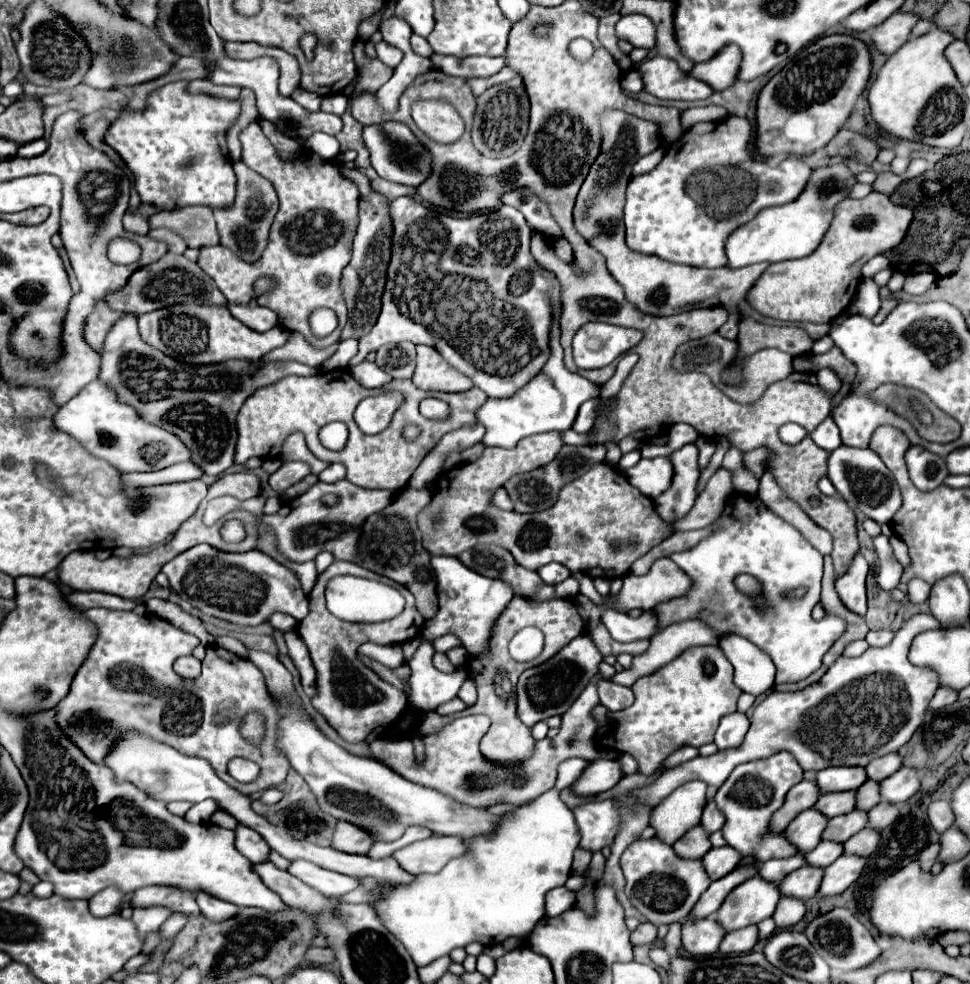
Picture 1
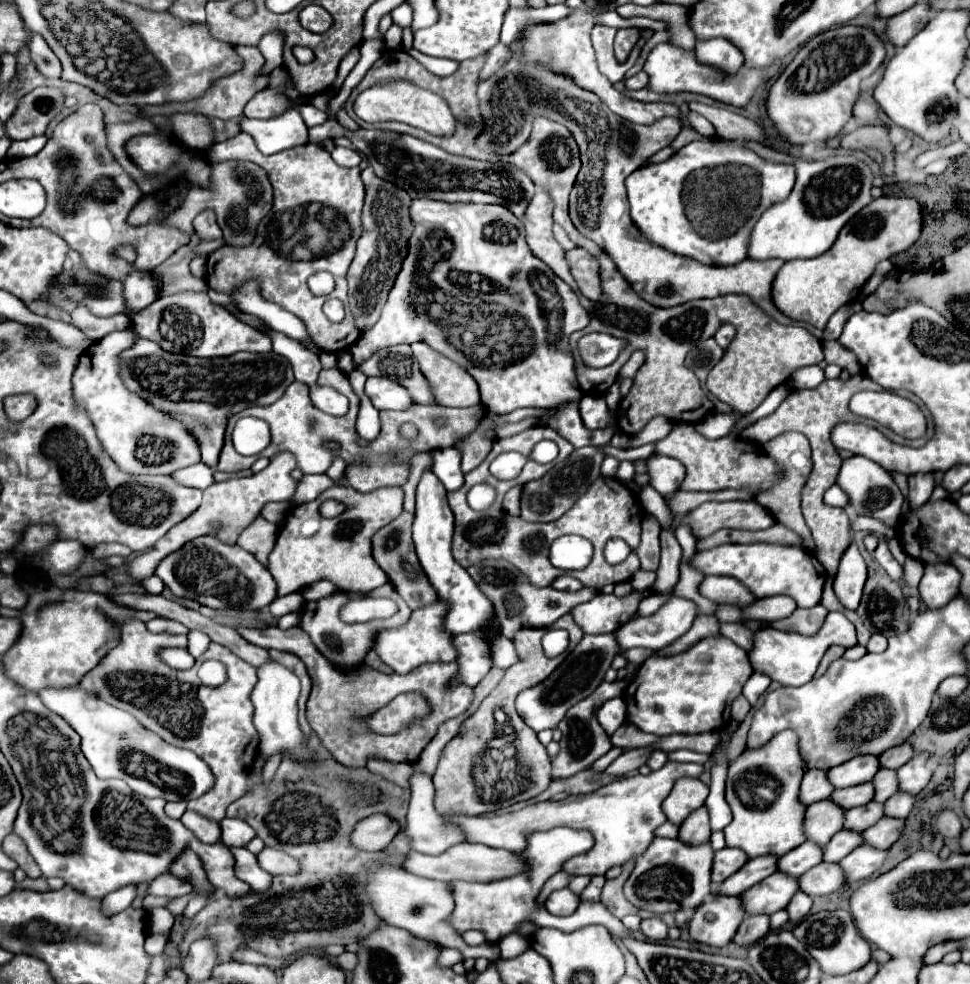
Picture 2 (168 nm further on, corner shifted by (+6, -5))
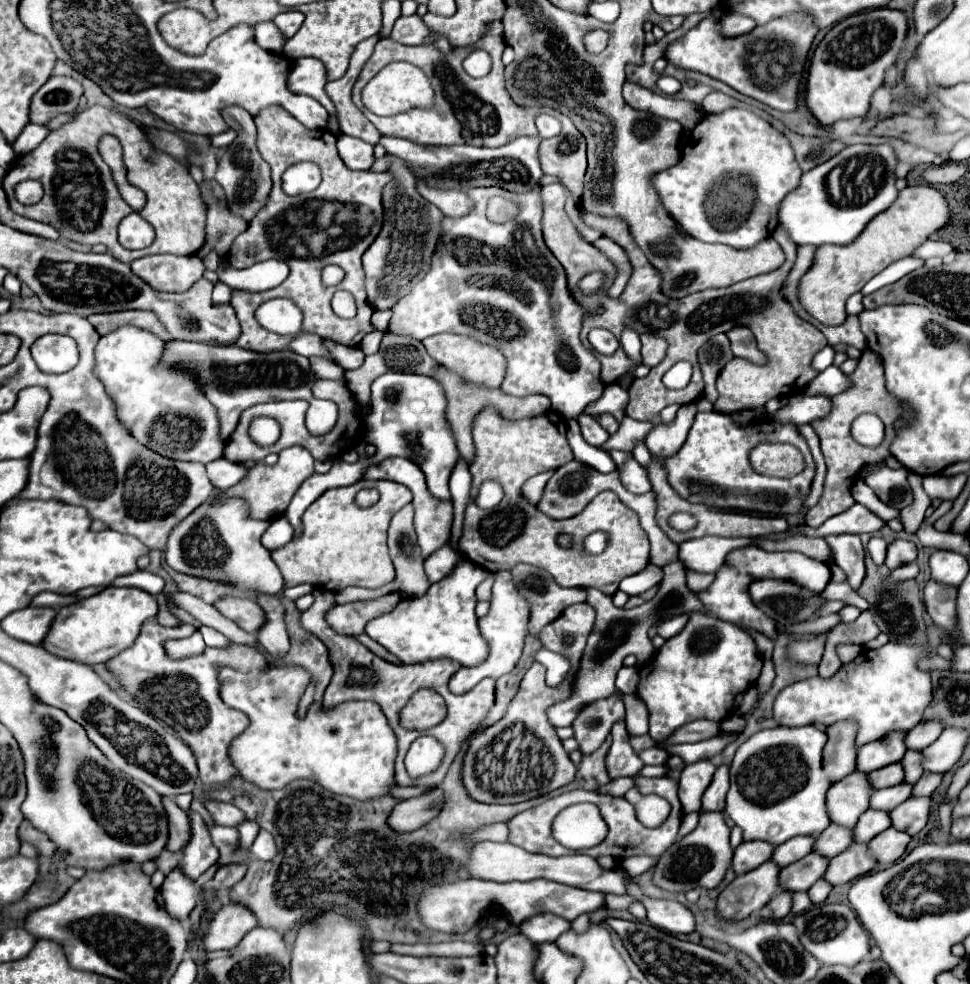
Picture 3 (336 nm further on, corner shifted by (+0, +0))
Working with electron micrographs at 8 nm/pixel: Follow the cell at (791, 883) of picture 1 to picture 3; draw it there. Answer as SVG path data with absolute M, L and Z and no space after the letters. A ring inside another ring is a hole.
M851 844L851 848L831 858L829 868L825 872L825 880L833 886L847 884L871 872L875 866L877 866L877 860L869 854L867 844Z

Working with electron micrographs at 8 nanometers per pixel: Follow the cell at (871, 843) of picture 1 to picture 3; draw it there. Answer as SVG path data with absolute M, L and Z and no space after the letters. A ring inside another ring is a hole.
M911 796L891 812L891 822L897 830L915 836L927 824L929 810L931 810L931 798Z

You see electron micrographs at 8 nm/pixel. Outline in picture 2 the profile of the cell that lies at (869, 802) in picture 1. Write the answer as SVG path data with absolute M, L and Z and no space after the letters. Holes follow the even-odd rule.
M879 771L875 777L873 777L873 787L875 787L875 795L873 795L873 801L877 803L885 803L891 795L897 793L897 777L895 777L895 771Z

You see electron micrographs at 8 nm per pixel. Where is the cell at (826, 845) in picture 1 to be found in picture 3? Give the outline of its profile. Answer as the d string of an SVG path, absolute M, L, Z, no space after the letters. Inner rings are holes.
M867 810L857 826L853 828L853 834L855 834L855 842L869 842L873 840L879 832L887 830L891 826L891 820L889 820L889 812L883 812L883 810Z

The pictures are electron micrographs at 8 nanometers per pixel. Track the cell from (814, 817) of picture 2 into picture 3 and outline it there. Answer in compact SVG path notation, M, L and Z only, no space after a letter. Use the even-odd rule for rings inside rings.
M851 772L843 780L835 782L827 792L827 810L831 822L853 828L859 816L869 808L869 798L875 788L865 772Z

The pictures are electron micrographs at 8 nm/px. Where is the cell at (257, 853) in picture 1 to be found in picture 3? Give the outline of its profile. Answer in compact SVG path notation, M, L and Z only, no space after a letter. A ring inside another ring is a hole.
M205 800L205 808L211 814L213 822L217 824L225 824L225 826L237 826L239 822L245 820L243 812L239 808L235 808L233 804L227 802L217 802L217 800Z

